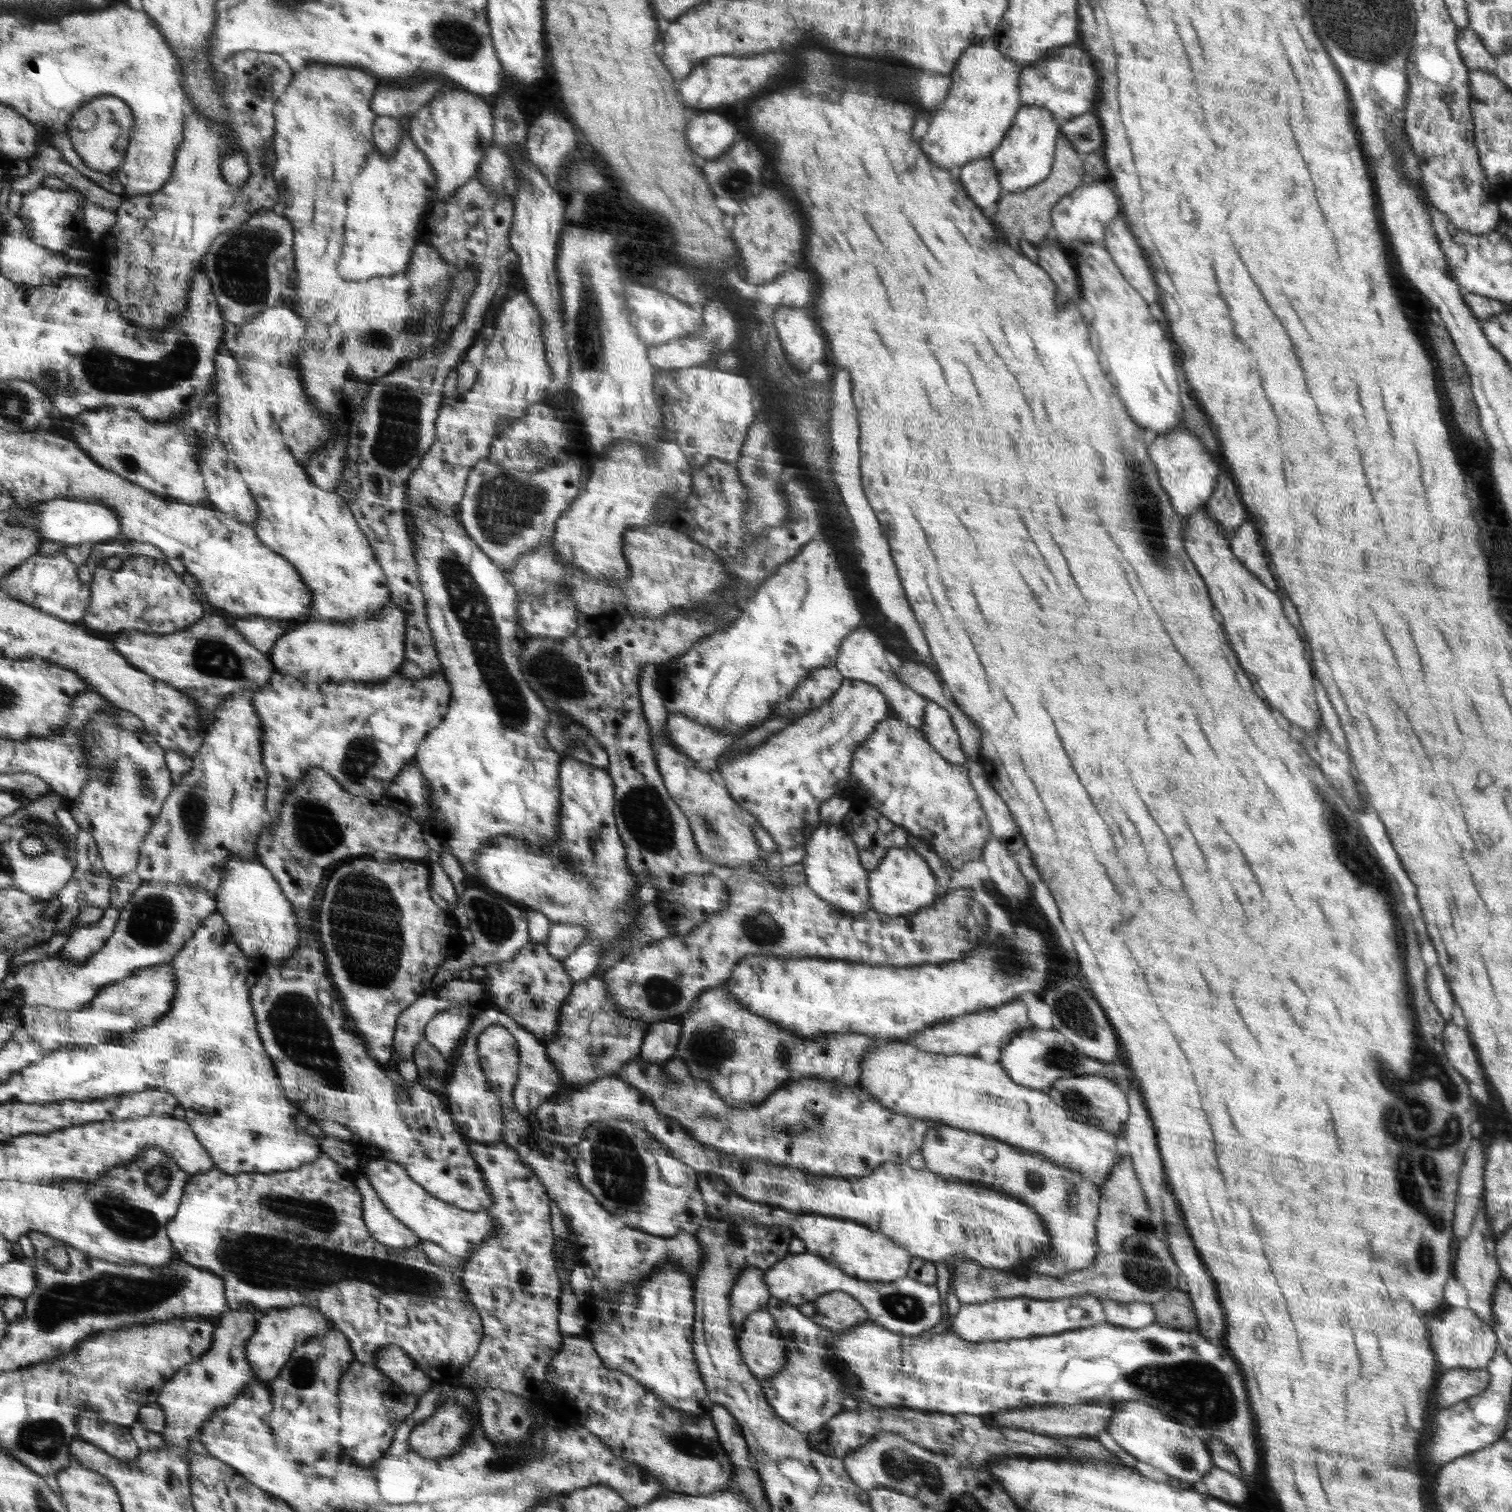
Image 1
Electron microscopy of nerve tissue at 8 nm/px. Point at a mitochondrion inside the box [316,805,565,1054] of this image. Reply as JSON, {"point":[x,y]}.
{"point":[363,926]}

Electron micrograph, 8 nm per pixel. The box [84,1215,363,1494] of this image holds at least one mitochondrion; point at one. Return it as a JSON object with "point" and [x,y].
{"point":[303,1372]}

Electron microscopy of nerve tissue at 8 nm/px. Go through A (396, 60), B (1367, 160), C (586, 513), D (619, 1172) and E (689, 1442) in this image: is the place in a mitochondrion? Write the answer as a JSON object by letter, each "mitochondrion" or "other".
{"A":"other","B":"other","C":"other","D":"mitochondrion","E":"mitochondrion"}

